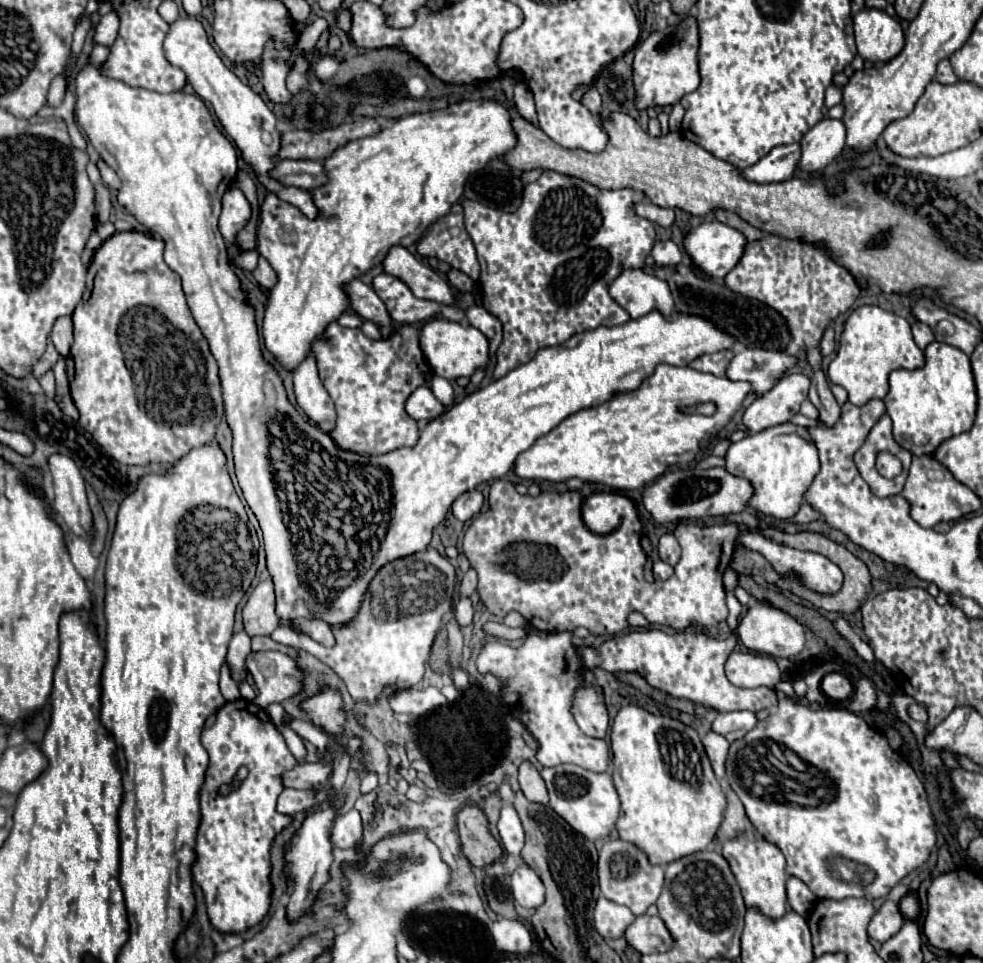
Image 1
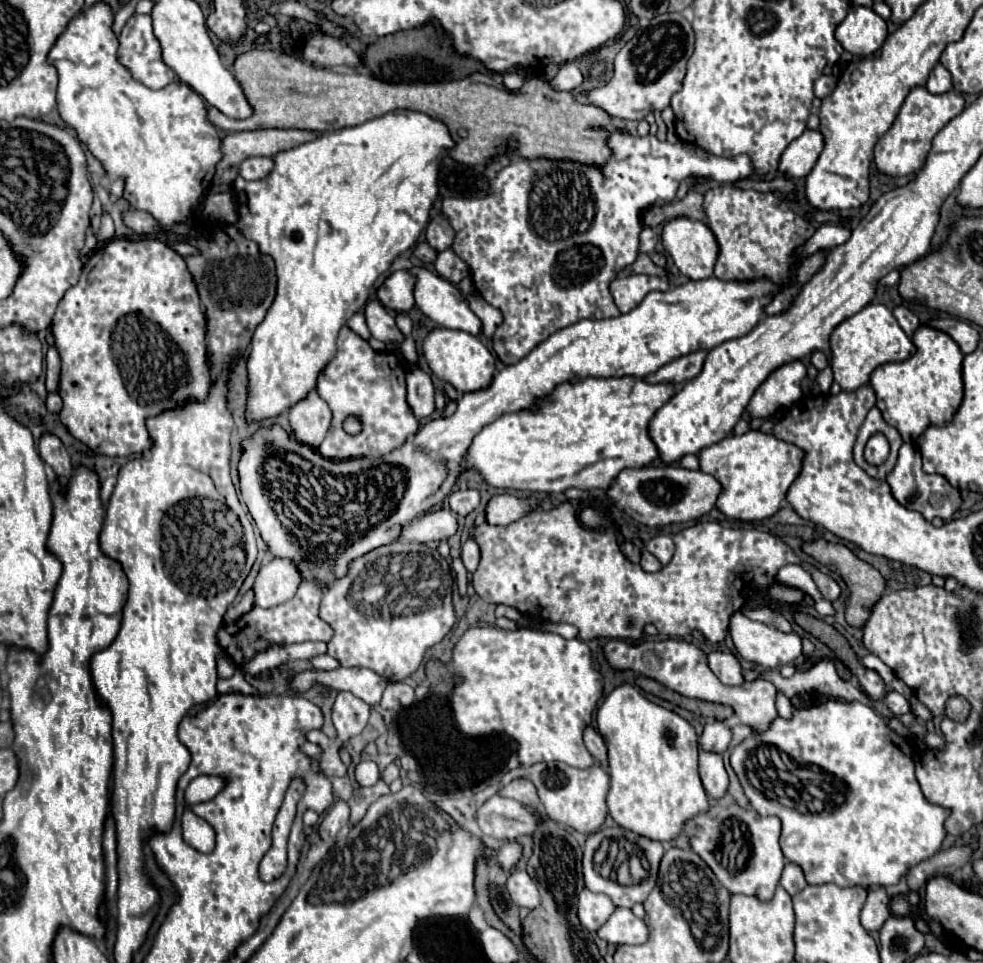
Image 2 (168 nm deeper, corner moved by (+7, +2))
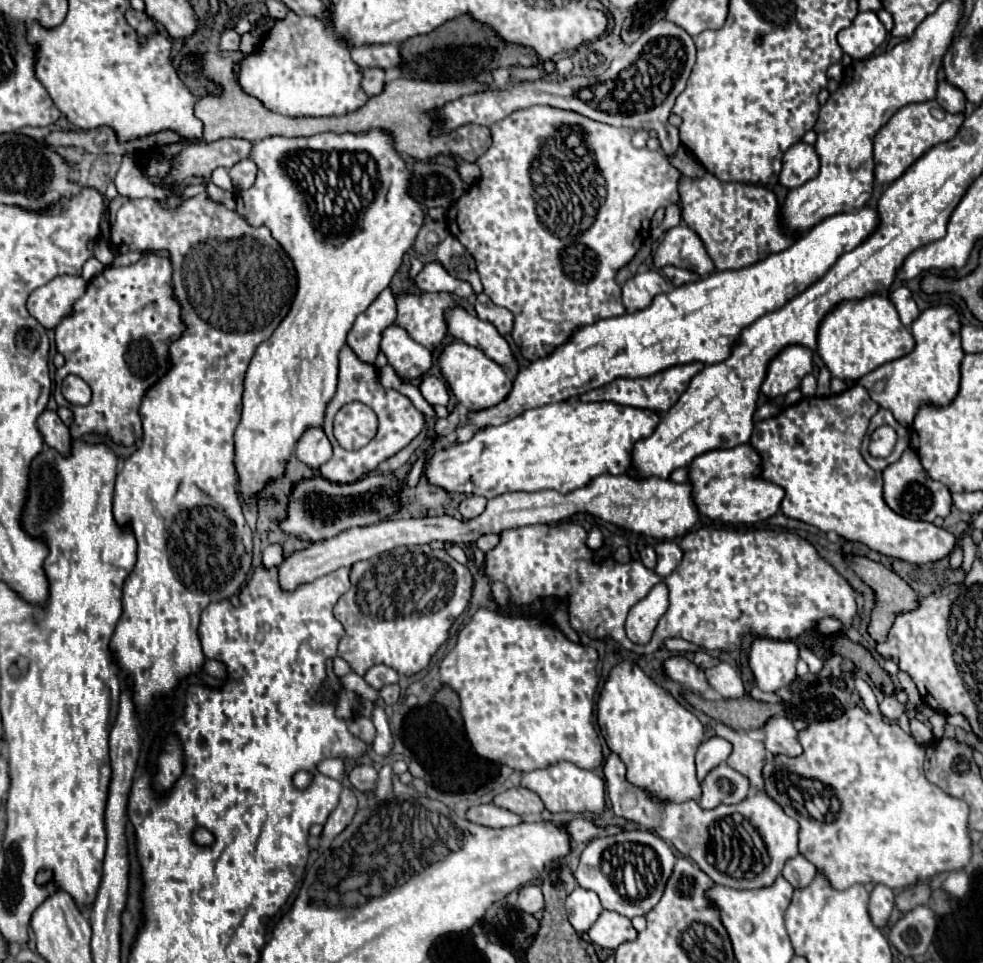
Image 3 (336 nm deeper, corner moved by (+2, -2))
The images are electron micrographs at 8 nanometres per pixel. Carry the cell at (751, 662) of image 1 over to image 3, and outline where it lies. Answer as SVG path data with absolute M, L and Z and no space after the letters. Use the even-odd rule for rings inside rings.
M718 663L716 667L706 669L706 679L708 679L710 689L716 691L720 697L736 699L736 697L746 695L738 671L728 663Z

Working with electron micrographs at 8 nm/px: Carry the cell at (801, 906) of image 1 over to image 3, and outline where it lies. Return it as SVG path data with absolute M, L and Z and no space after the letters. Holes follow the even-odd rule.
M796 855L786 861L782 875L792 887L806 887L806 883L810 883L810 879L814 879L816 867L804 855Z

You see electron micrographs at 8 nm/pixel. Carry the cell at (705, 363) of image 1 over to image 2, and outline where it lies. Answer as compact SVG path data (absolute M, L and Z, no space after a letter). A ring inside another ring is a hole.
M695 351L695 353L689 353L685 357L679 357L679 359L673 359L671 363L663 365L659 371L651 373L647 377L649 383L687 383L691 379L695 379L701 369L703 369L703 363L705 363L705 357L707 357L707 351Z

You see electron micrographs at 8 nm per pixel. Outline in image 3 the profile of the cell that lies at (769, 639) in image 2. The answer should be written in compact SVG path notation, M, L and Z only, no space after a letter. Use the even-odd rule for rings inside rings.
M756 639L750 649L750 669L764 693L776 693L798 679L798 647L792 641Z

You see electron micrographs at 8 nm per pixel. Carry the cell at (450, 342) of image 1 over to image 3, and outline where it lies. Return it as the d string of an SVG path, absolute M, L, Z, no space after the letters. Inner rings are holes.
M464 341L448 343L438 361L440 361L440 369L448 381L454 397L468 411L490 409L490 407L502 403L508 397L508 393L512 391L512 379L508 379L506 371L498 363L488 359L482 351L466 345Z

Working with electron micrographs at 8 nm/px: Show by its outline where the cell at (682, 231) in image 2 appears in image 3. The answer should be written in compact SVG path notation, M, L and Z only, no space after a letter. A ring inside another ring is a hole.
M680 223L666 231L662 243L654 253L654 265L658 269L666 265L682 267L688 271L696 271L700 277L710 275L714 271L714 263L710 263L702 241L690 227L686 227L686 223Z

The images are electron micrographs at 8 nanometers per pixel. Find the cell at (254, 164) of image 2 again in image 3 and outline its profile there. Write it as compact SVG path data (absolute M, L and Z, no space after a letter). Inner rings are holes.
M242 159L238 161L234 167L230 167L230 179L236 191L244 191L248 187L254 185L254 175L256 175L256 167L252 159Z

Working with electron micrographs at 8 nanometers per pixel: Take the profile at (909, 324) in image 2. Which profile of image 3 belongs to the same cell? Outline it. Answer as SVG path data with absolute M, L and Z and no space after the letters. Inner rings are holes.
M900 285L900 287L896 287L896 289L890 293L890 297L892 297L892 301L894 301L896 309L898 309L900 321L908 327L908 325L920 315L920 311L918 311L918 307L916 307L916 301L912 299L910 289L904 287L904 285Z

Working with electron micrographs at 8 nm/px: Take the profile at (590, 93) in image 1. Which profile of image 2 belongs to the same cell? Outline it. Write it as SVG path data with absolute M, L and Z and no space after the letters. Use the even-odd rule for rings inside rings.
M565 63L559 67L559 73L551 83L555 91L575 91L583 85L583 75L575 63Z

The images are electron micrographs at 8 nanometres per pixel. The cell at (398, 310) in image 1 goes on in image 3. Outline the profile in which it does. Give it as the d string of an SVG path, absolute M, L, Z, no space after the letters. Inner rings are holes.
M438 261L426 263L422 273L416 275L416 285L420 291L446 291L446 293L456 293L458 297L464 299L474 293L468 281L452 277Z

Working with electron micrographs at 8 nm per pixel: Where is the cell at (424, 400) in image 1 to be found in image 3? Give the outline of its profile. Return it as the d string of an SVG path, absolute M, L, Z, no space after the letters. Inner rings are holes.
M422 377L420 381L420 391L424 395L424 399L430 403L430 405L448 405L450 401L450 393L448 393L448 387L442 379L438 377Z

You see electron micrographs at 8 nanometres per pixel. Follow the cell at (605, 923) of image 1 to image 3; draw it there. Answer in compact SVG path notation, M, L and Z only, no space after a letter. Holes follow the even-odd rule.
M576 887L566 897L566 913L572 927L580 933L586 933L592 927L594 919L598 919L598 915L602 913L602 905L598 895L594 895L594 891Z

